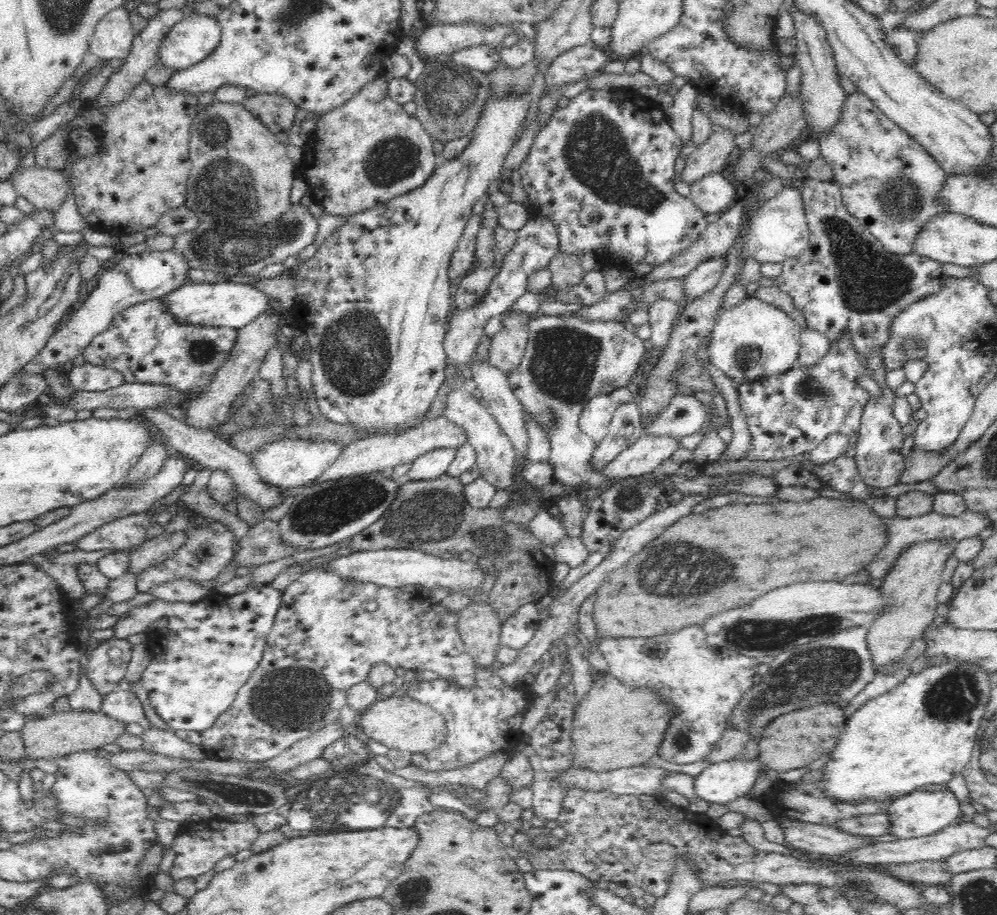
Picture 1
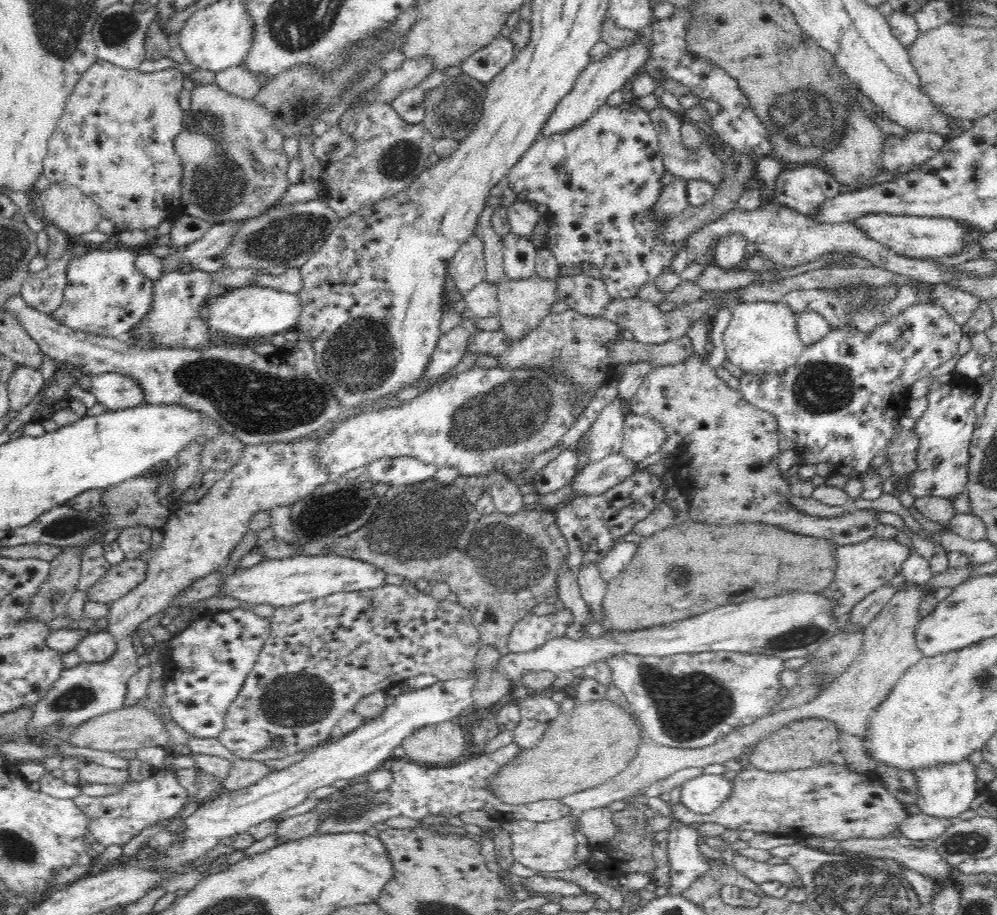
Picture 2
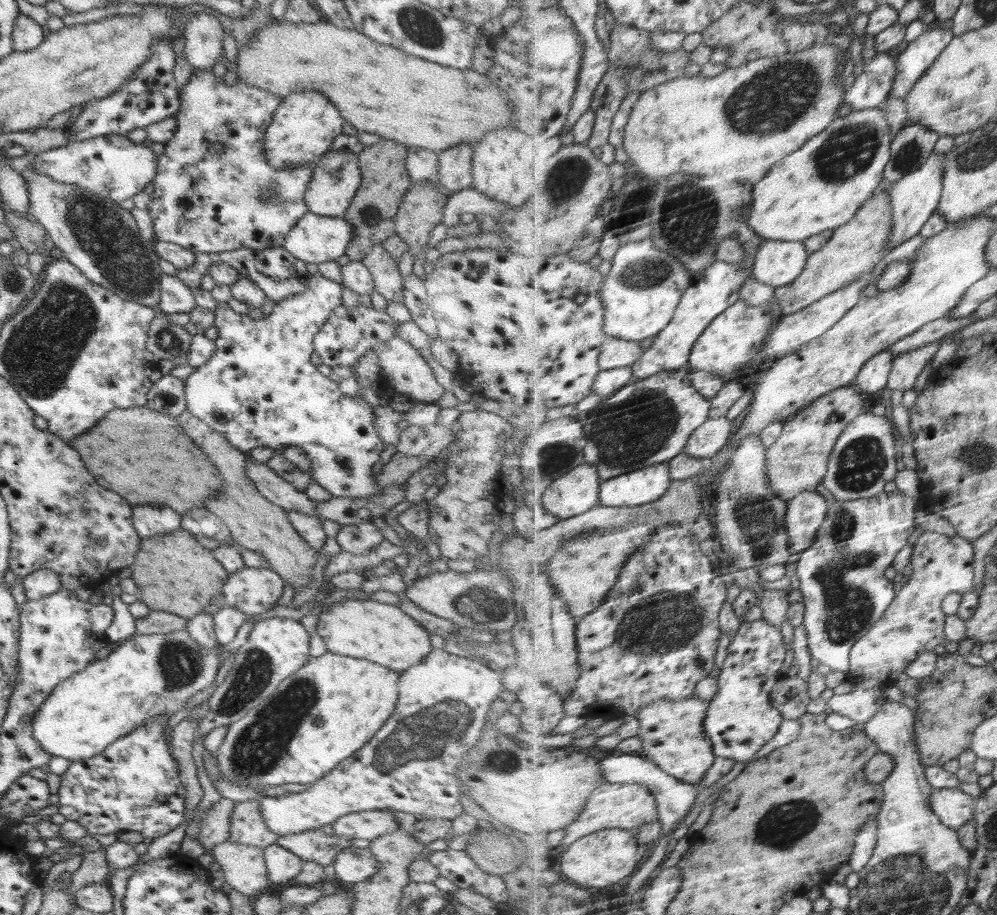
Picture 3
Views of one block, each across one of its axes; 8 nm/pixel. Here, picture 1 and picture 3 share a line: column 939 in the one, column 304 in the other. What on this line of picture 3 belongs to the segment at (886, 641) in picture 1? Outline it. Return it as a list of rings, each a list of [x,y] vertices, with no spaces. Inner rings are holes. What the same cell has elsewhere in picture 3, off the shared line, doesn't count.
[[[188,409],[184,410],[176,420],[184,428],[184,432],[208,454],[212,464],[220,470],[222,478],[226,480],[226,492],[220,498],[210,500],[206,508],[224,520],[224,524],[230,528],[231,538],[239,546],[260,554],[260,557],[269,563],[269,568],[287,584],[292,585],[295,592],[308,586],[314,580],[314,567],[320,552],[308,545],[306,540],[296,533],[286,511],[262,496],[258,488],[250,482],[244,470],[246,453],[234,448],[226,437],[212,430]]]

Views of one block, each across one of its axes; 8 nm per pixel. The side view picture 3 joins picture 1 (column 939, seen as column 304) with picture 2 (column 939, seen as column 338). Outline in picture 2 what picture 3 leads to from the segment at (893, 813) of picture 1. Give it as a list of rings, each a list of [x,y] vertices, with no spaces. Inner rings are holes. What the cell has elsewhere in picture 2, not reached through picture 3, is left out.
[[[966,759],[957,763],[934,765],[927,769],[913,770],[917,778],[917,806],[922,814],[956,820],[960,814],[971,808],[972,801],[981,792],[976,786],[976,767]]]

